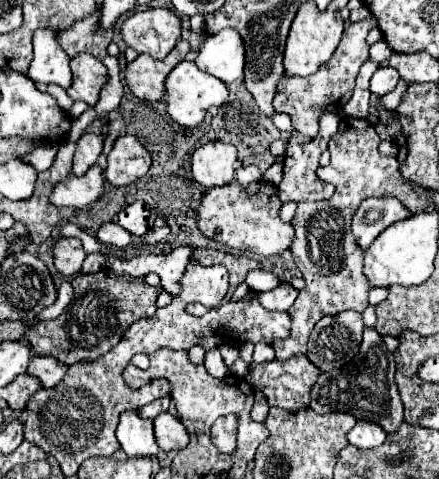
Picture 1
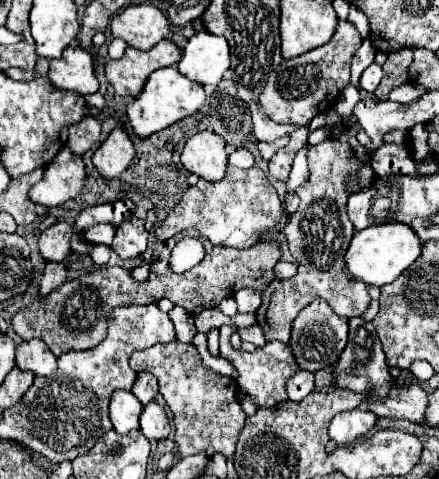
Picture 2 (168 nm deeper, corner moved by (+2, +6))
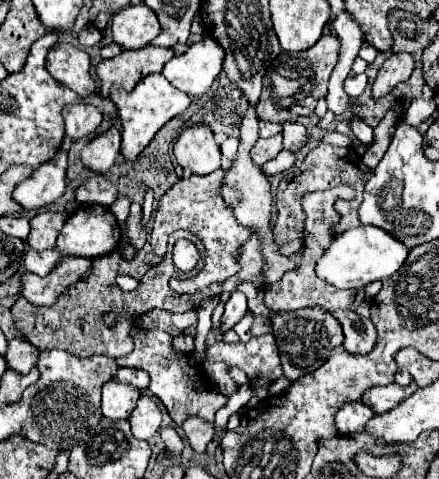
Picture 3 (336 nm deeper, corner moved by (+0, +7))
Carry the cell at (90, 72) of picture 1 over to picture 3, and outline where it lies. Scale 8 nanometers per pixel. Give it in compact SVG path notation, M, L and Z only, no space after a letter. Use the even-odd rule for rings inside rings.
M56 43L46 57L46 69L80 97L96 91L96 81L90 75L90 55L72 43Z

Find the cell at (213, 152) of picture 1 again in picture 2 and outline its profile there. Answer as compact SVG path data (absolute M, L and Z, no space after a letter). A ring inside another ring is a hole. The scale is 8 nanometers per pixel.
M210 130L190 136L180 154L180 162L188 172L200 176L202 180L216 182L224 178L228 164L224 138Z

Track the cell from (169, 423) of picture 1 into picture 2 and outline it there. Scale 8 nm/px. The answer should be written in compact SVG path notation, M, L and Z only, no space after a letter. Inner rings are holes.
M148 402L140 414L140 432L148 440L164 440L170 434L170 424L164 408L156 402Z

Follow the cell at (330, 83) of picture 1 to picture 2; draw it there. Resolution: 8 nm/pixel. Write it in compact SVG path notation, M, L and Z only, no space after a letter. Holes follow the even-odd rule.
M340 20L334 36L324 46L318 46L302 56L282 60L276 72L272 72L260 94L262 110L278 124L308 126L316 114L328 112L344 86L350 82L350 62L362 40L354 24Z

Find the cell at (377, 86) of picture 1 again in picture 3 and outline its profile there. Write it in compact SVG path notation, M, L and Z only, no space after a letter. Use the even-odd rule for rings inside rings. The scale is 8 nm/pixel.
M360 73L360 75L354 75L352 79L348 77L348 79L344 81L344 91L346 91L352 99L356 99L356 97L360 97L360 95L364 93L366 85L368 85L368 77L366 77L366 73Z

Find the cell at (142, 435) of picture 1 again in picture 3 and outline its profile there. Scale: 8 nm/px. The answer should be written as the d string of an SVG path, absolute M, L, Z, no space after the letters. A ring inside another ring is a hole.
M112 379L102 387L102 415L112 421L130 419L130 413L134 411L138 399L140 399L138 389Z

